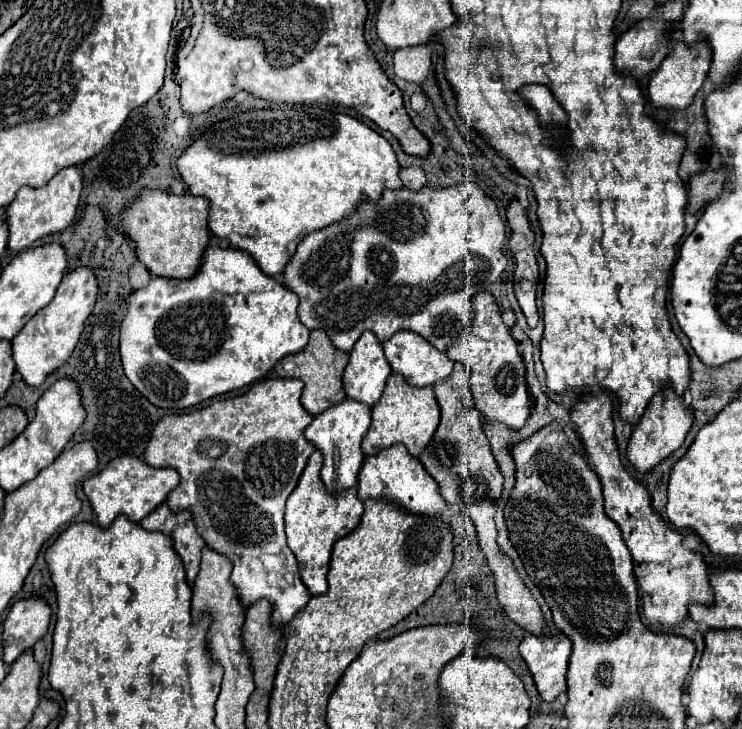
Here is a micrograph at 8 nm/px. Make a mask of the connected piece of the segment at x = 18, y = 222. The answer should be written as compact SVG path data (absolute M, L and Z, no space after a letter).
M76 167L62 169L42 189L32 189L32 187L20 189L16 193L16 197L10 201L10 205L6 207L8 249L20 253L22 249L32 247L34 241L66 229L76 215L76 205L80 201L80 193L82 193L82 179L80 179L80 171Z

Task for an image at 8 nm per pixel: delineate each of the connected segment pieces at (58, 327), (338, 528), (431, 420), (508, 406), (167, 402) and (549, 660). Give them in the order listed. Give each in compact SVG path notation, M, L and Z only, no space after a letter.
M78 267L64 275L56 291L56 299L52 299L52 303L48 303L48 307L44 307L44 311L40 311L40 315L36 315L36 319L32 319L32 323L28 323L24 331L20 331L20 339L12 343L12 357L16 363L16 371L22 375L28 387L40 387L46 377L72 355L84 323L96 303L96 295L96 275L88 267Z
M316 449L308 465L298 481L298 487L292 491L286 503L286 537L288 537L288 547L298 559L300 567L300 577L310 595L320 595L328 591L326 583L326 573L328 573L328 563L332 555L332 547L338 539L346 537L356 529L360 523L360 517L364 513L364 503L358 499L356 489L348 489L338 495L330 495L320 479L320 459L322 453Z
M392 373L386 381L382 397L372 405L372 423L362 441L362 451L366 457L376 455L376 451L386 449L396 443L404 443L410 455L418 457L424 451L426 443L430 443L438 423L440 423L440 407L434 397L432 387L414 387L404 381L402 375Z
M486 291L472 297L474 321L470 327L446 349L452 361L464 363L470 369L470 385L476 399L476 409L486 419L496 419L508 427L520 429L530 417L530 395L526 385L526 371L522 355L518 353L518 343L504 325L500 309L494 297Z
M208 245L204 255L202 255L204 267L200 267L196 271L194 277L190 279L166 279L166 277L152 277L150 283L144 289L136 289L128 295L126 305L128 311L120 323L120 361L122 361L122 369L126 373L126 377L130 379L130 383L156 407L164 407L164 409L190 409L196 407L198 403L216 397L216 395L224 395L236 389L242 389L246 385L252 385L254 381L262 379L282 357L292 355L296 351L302 351L302 347L308 343L308 335L310 331L300 323L296 307L298 307L298 297L288 291L282 283L274 281L270 275L264 275L260 271L260 267L256 267L256 261L246 255L240 249L222 249L222 247L212 247Z
M526 635L520 643L520 655L532 671L536 689L544 701L554 701L566 691L568 655L572 643L566 635Z

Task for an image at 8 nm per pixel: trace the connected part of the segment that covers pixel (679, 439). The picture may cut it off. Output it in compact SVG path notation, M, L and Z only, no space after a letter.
M662 389L658 391L650 405L646 407L642 419L636 423L630 443L628 443L628 459L630 463L640 471L646 473L652 467L656 467L662 459L666 459L670 453L674 453L686 439L690 427L692 427L694 415L692 415L692 405L684 401L682 395L674 393L674 389Z

